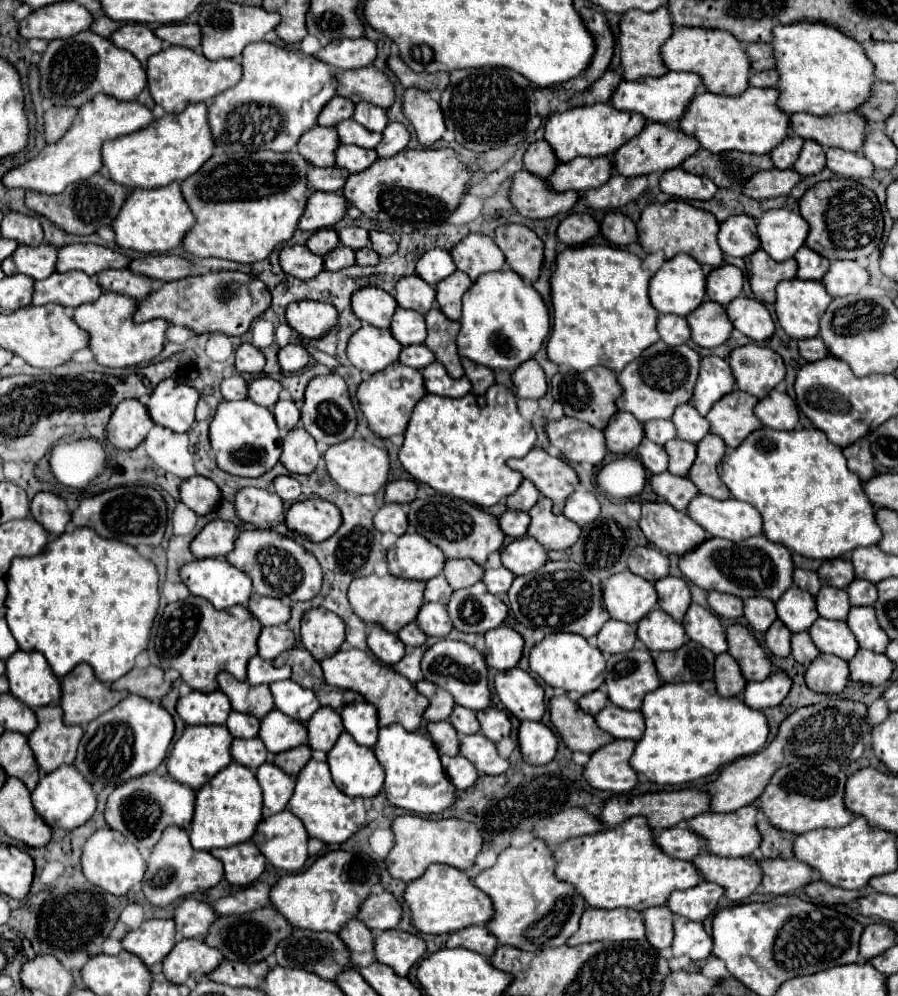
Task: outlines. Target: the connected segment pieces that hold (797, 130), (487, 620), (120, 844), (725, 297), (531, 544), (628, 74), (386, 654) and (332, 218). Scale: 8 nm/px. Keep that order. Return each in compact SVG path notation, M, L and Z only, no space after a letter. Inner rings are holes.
M858 111L836 113L834 117L812 117L810 113L792 113L788 127L790 133L802 139L812 139L825 149L837 147L860 151L868 123Z
M482 581L454 591L446 609L454 627L464 633L486 633L496 629L508 615L506 603L498 595L492 595Z
M104 827L94 831L82 849L82 871L86 879L102 889L106 889L112 895L126 895L136 883L142 881L146 873L146 861L142 859L136 845L132 845L128 839L122 837L122 833Z
M722 265L712 269L708 275L706 293L712 301L726 307L742 293L742 271L736 265Z
M532 537L514 539L502 551L502 565L514 575L528 575L548 561L546 549Z
M660 7L652 13L644 11L628 11L620 19L620 37L618 37L618 49L620 49L620 67L622 77L626 81L636 81L638 77L660 77L668 69L664 67L664 61L660 59L660 47L664 41L672 35L672 17L666 7Z
M372 623L368 631L368 647L370 651L386 665L394 665L404 657L404 643L396 637L396 633L388 633L382 625Z
M314 191L308 197L308 205L298 221L302 231L318 231L334 227L346 213L346 199L340 193Z

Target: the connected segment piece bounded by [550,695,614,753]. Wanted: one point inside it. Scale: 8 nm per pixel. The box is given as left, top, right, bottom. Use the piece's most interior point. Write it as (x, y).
(578, 729)

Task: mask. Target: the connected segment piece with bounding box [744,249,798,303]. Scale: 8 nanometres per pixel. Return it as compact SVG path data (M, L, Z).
M758 249L756 253L744 257L746 267L748 267L748 277L750 277L750 287L756 295L756 299L764 303L774 303L776 301L776 285L784 279L794 279L798 271L796 259L788 261L772 261L764 249Z

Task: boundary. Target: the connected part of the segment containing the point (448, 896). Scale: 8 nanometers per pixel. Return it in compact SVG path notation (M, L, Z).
M430 865L420 879L414 879L404 889L404 899L410 907L412 925L420 933L452 933L470 925L484 925L494 915L492 901L486 897L470 877L466 877L460 869L452 869L450 865Z

